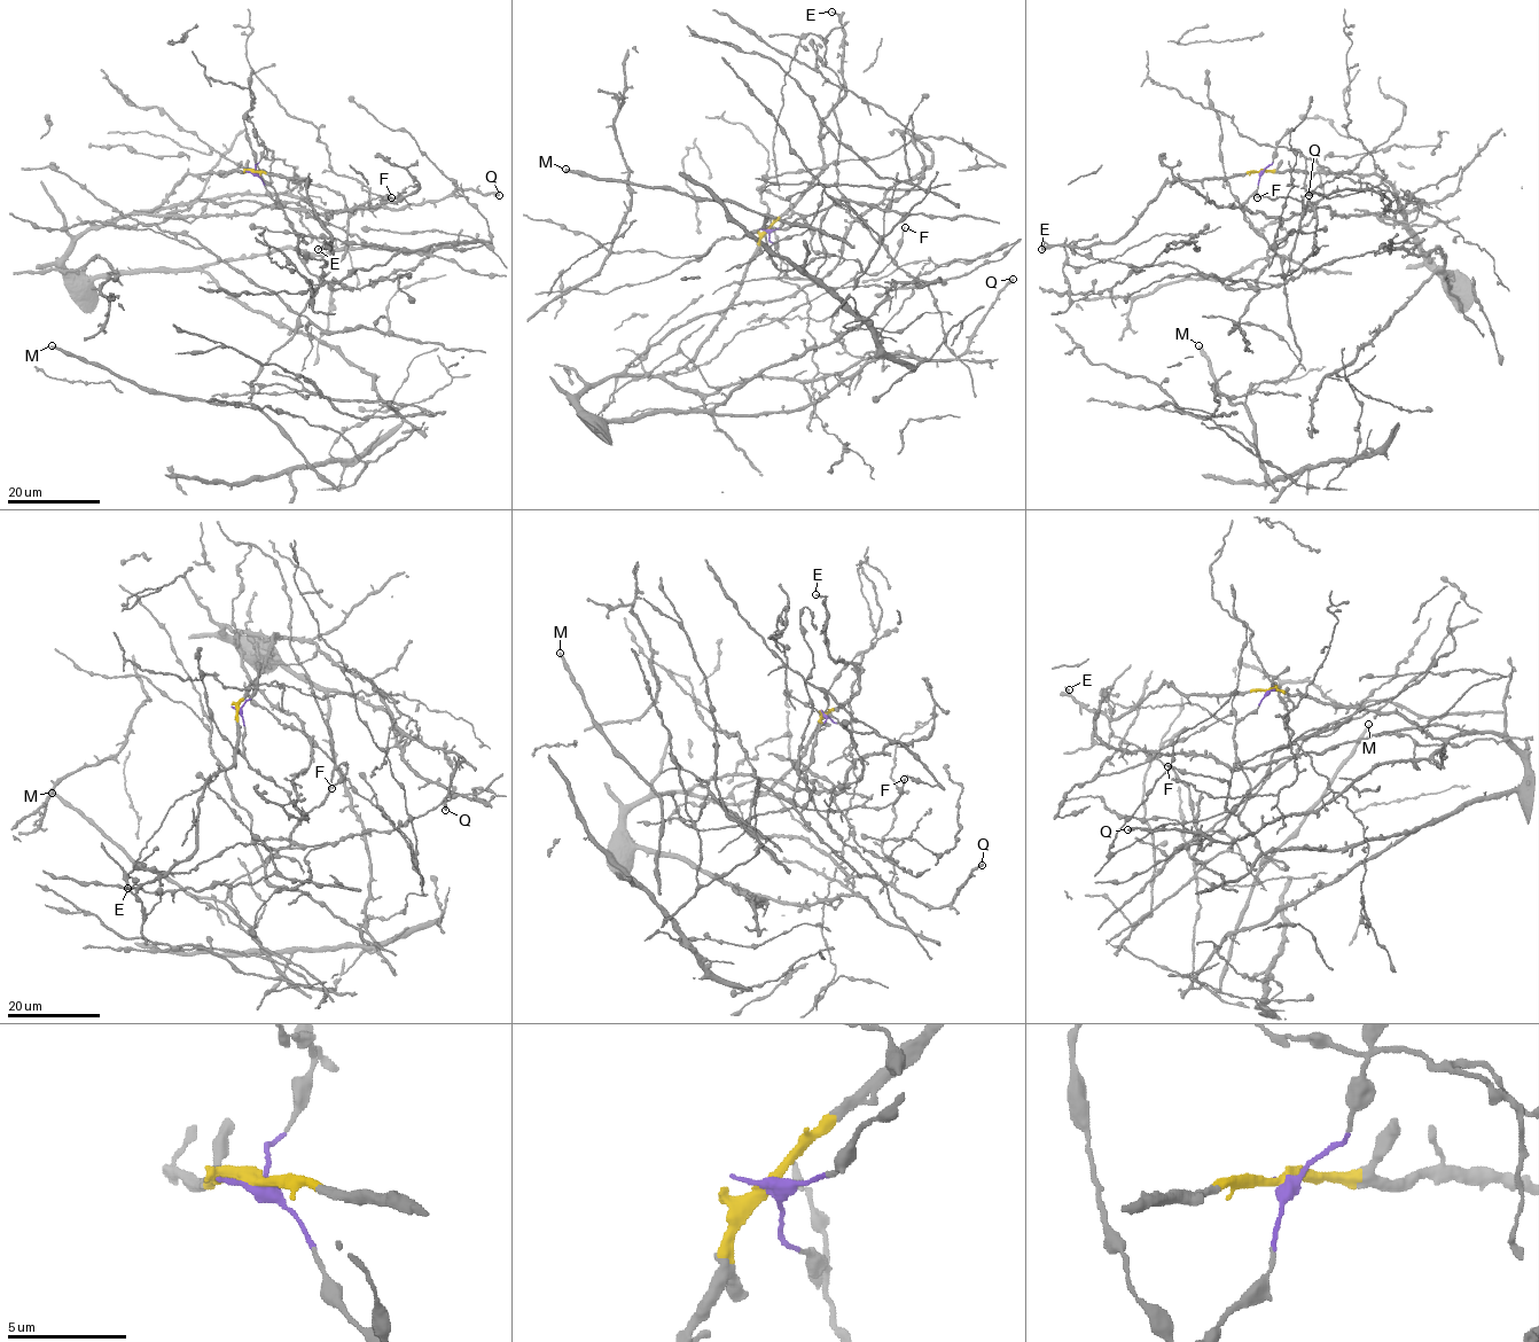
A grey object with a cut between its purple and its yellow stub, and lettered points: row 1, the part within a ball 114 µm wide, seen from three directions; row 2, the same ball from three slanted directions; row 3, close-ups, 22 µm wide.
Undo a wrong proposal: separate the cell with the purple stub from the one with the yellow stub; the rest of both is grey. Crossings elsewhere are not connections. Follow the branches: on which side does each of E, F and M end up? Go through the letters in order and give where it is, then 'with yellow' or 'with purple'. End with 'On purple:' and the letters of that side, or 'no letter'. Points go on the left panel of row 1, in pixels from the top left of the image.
E: (318, 249) | with yellow
F: (391, 197) | with purple
M: (52, 345) | with purple
On purple: F, M

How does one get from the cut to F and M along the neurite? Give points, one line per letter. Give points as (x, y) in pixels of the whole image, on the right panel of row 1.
F: (1259, 172), (1258, 187), (1242, 208), (1243, 218), (1281, 259), (1284, 275), (1303, 204), (1286, 197), (1256, 197)
M: (1259, 172), (1243, 218), (1279, 256), (1301, 360), (1232, 404), (1198, 346)

